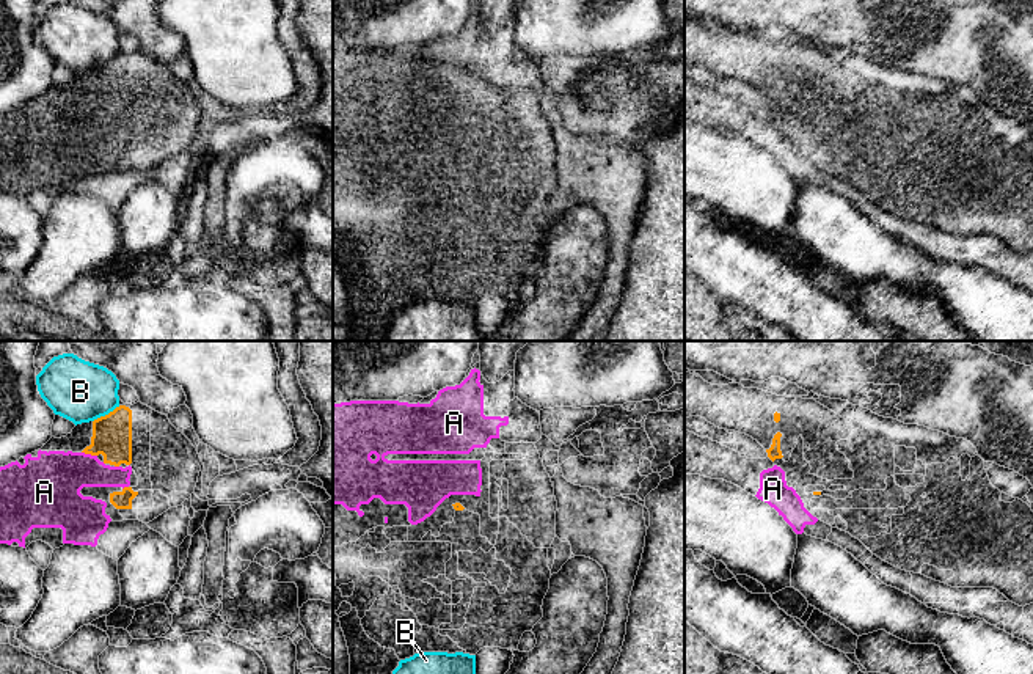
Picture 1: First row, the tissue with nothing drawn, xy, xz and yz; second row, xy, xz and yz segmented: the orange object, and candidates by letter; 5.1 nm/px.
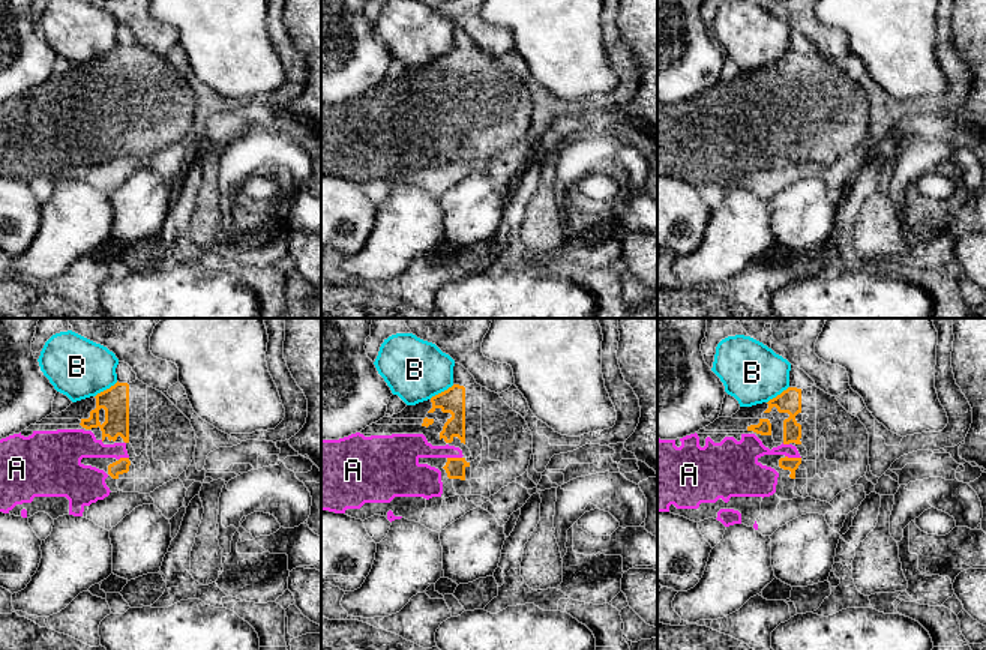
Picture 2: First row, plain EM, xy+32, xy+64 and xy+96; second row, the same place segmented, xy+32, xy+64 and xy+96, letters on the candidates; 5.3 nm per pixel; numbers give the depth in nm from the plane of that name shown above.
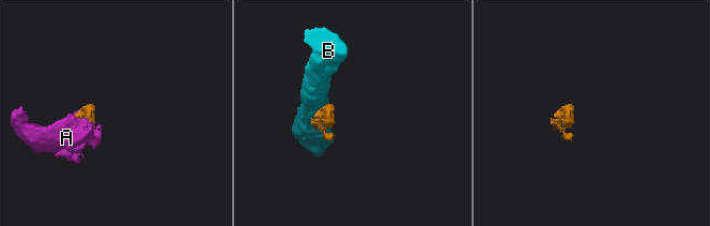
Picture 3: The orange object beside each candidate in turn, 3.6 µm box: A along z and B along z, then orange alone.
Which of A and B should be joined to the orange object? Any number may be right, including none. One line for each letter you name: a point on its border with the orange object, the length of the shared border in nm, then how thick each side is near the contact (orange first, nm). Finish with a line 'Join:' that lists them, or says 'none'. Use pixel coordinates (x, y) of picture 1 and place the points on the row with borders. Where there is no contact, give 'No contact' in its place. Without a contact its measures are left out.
A: Touches orange at xy (90, 453). Shared border 80 nm. Thickness 200 nm (orange) against 300 nm
Join: A

